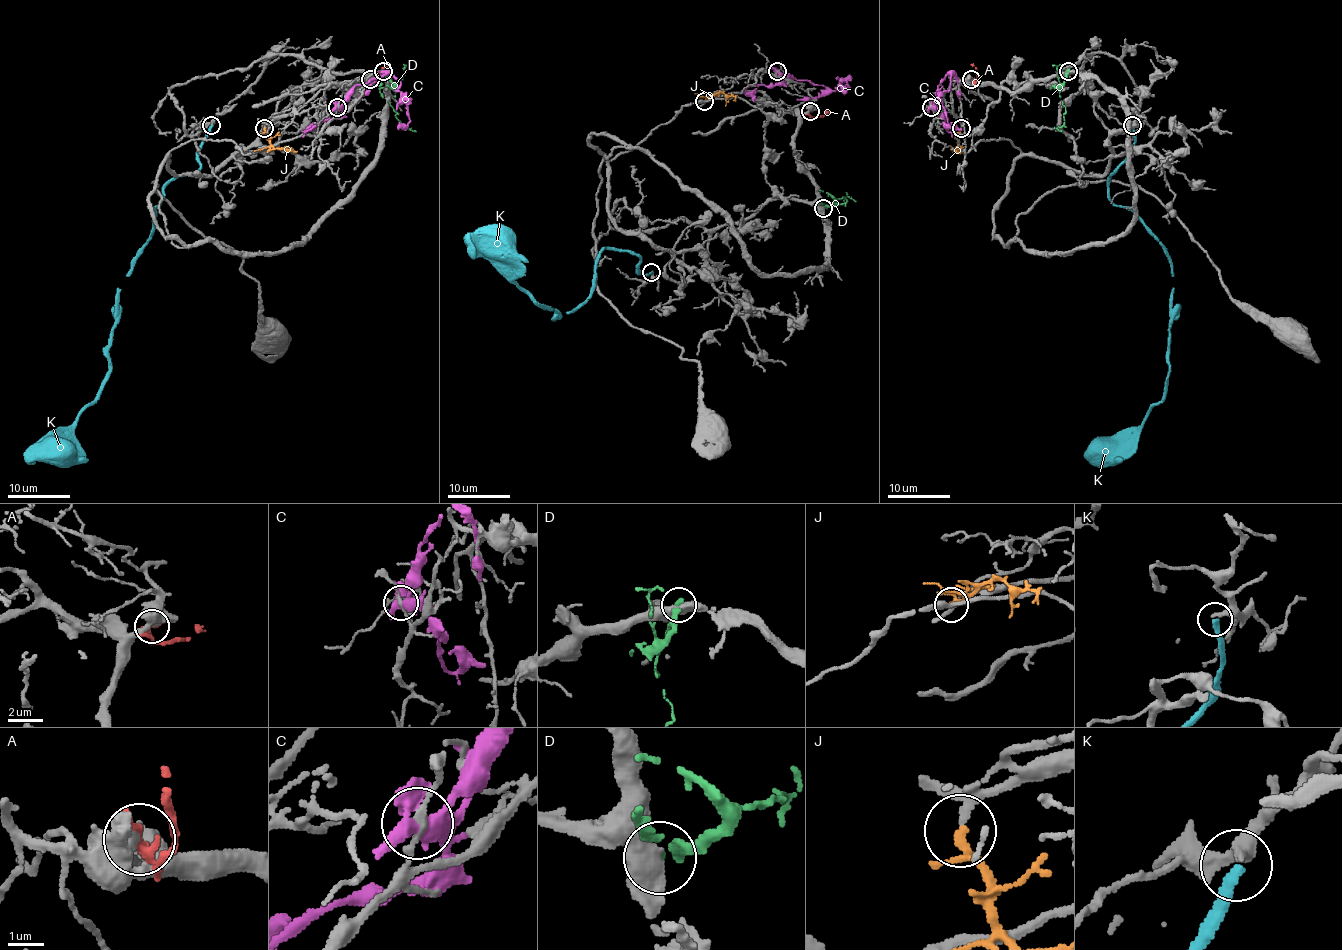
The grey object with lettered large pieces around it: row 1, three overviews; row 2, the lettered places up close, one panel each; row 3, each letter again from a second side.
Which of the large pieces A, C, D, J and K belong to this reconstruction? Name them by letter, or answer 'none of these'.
J

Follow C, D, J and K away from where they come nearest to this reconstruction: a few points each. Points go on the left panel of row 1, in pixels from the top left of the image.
C: (338, 106), (358, 85), (390, 74), (400, 83), (397, 91), (403, 97), (409, 117), (407, 123), (397, 128)
D: (383, 71), (395, 95), (389, 102), (395, 116), (409, 130), (415, 130)
J: (265, 128), (269, 142), (275, 148), (296, 151)
K: (212, 125), (199, 167), (164, 187), (153, 235), (119, 288), (109, 377), (77, 418), (25, 462)

